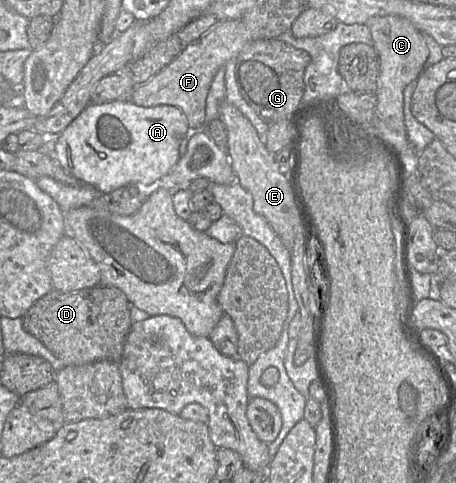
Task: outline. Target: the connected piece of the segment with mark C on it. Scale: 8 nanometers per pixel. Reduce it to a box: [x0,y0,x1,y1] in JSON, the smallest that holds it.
[366,16,429,135]

